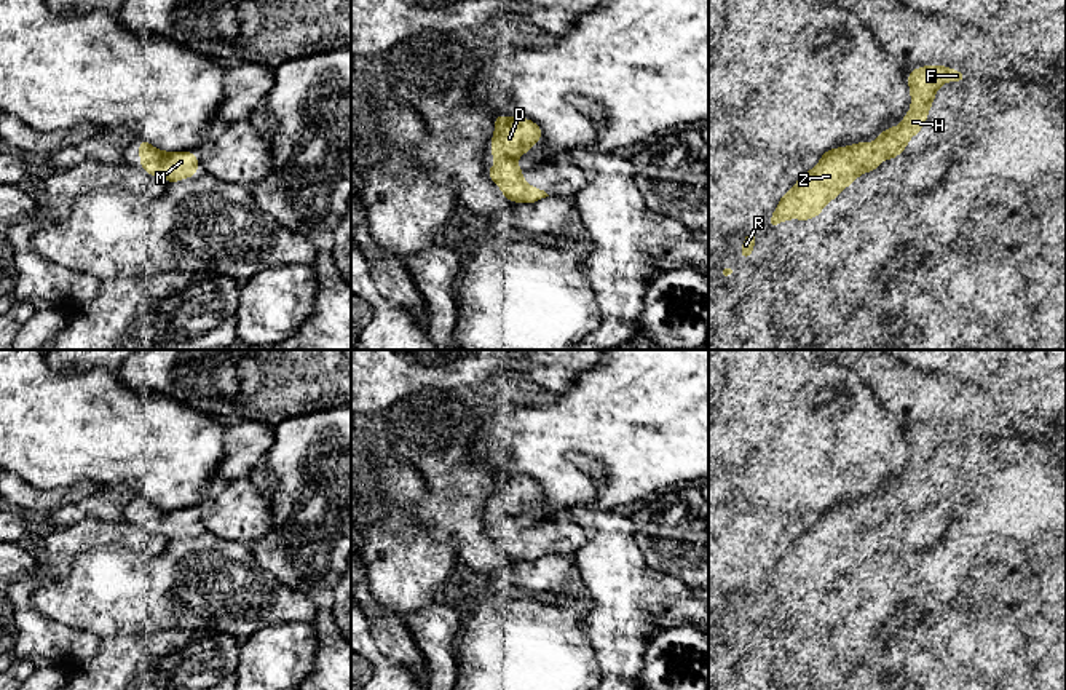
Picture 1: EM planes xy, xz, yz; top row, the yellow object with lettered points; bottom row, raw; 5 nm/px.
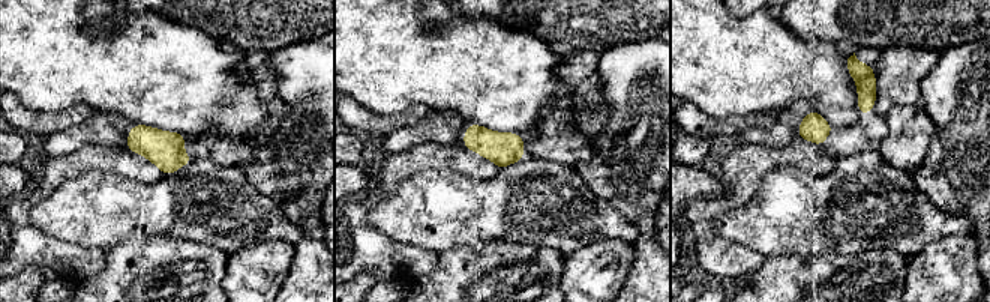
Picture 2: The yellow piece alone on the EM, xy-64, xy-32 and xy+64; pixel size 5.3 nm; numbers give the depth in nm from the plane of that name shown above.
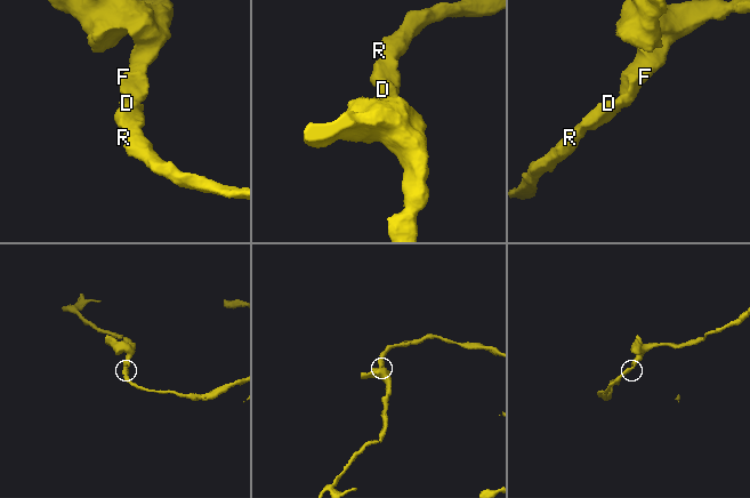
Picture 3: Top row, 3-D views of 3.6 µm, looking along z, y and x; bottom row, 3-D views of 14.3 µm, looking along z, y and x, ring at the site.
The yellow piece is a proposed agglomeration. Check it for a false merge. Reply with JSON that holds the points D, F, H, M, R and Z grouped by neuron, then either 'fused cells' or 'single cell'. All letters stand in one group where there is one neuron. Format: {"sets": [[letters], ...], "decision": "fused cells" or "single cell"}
{"sets": [["D", "F", "H", "M", "R", "Z"]], "decision": "single cell"}

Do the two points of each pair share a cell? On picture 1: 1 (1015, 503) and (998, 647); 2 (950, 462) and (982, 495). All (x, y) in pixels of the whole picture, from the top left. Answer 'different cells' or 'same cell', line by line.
1: different cells
2: different cells

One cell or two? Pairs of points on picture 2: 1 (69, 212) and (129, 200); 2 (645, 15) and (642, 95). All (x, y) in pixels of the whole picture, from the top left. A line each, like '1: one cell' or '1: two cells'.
1: one cell
2: two cells

